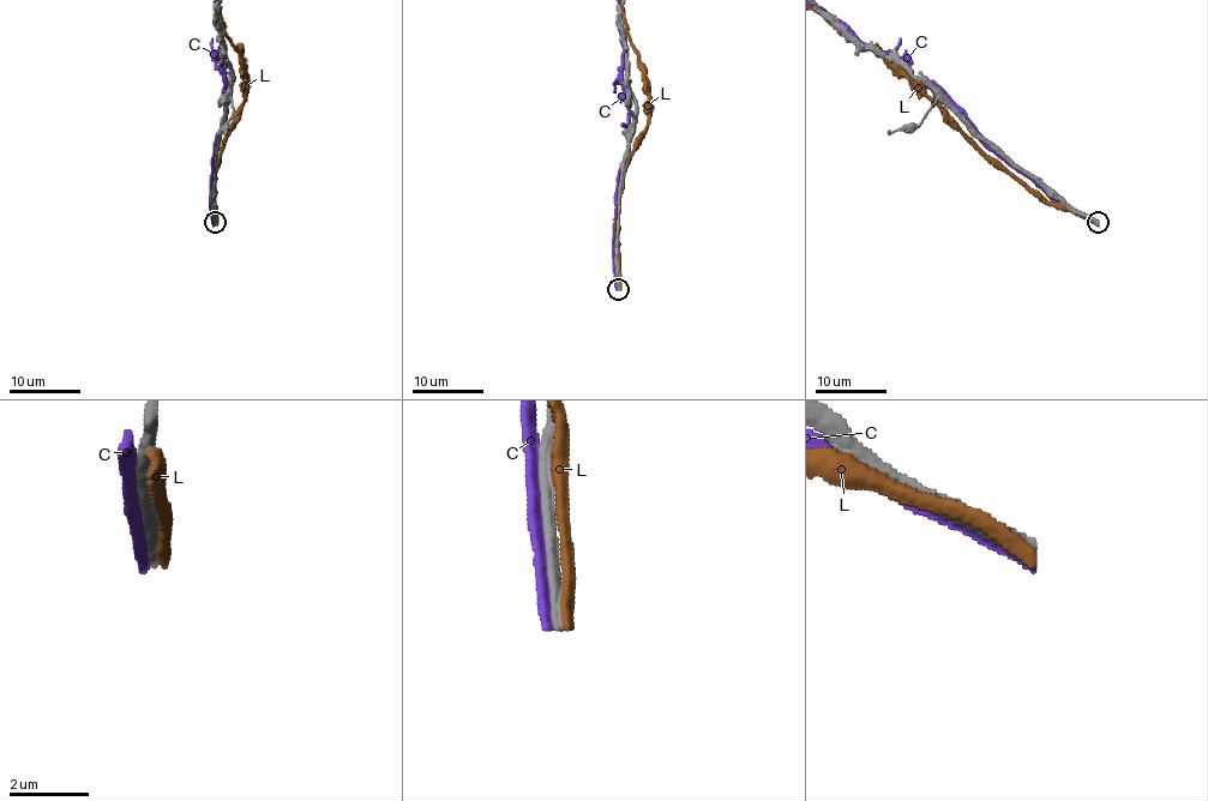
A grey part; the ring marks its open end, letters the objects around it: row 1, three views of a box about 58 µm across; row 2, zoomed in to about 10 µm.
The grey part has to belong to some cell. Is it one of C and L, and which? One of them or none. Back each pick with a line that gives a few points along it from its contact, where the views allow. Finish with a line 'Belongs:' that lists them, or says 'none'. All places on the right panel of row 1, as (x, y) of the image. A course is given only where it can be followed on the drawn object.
Belongs: none

